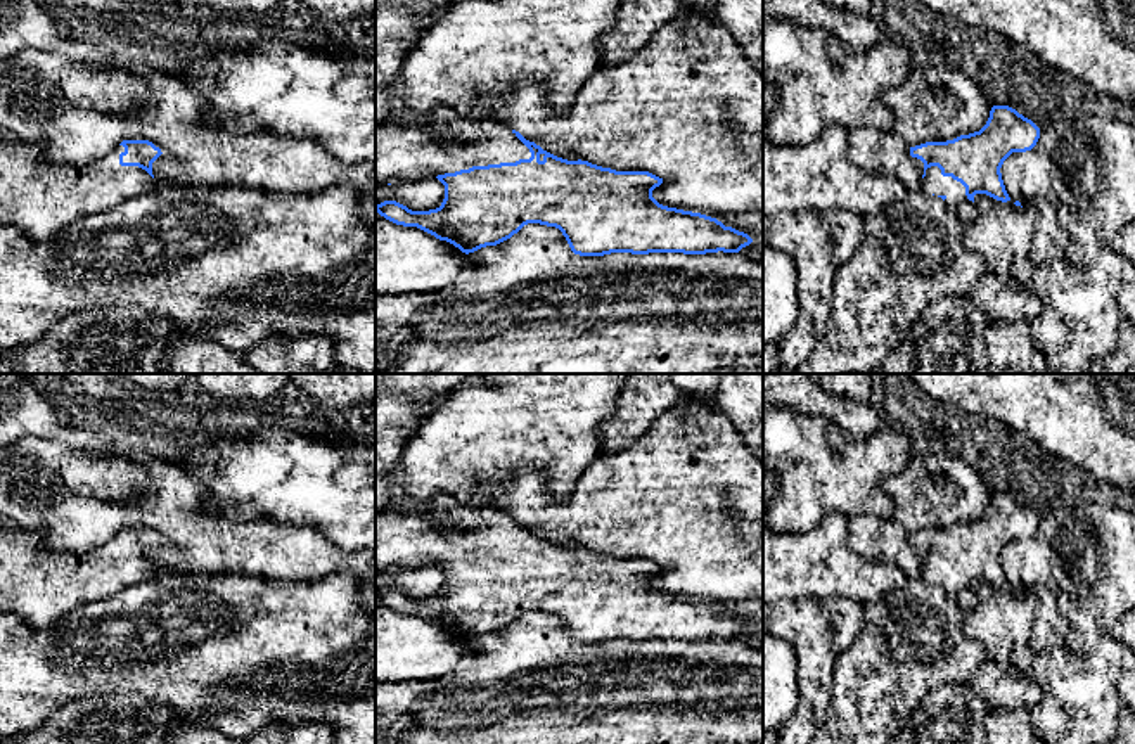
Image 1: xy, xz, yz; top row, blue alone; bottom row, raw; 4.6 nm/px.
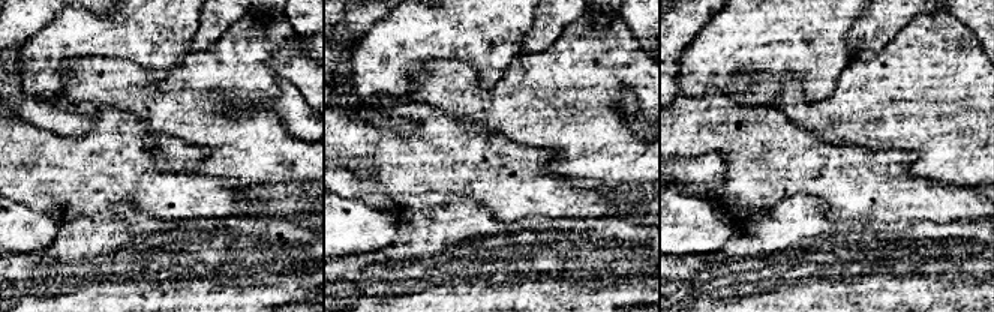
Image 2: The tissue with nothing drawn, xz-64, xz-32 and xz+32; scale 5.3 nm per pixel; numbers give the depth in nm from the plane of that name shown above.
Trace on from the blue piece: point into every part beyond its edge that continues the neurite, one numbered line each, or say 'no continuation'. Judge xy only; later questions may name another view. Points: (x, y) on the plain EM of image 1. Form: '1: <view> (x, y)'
1: xy (38, 585)

